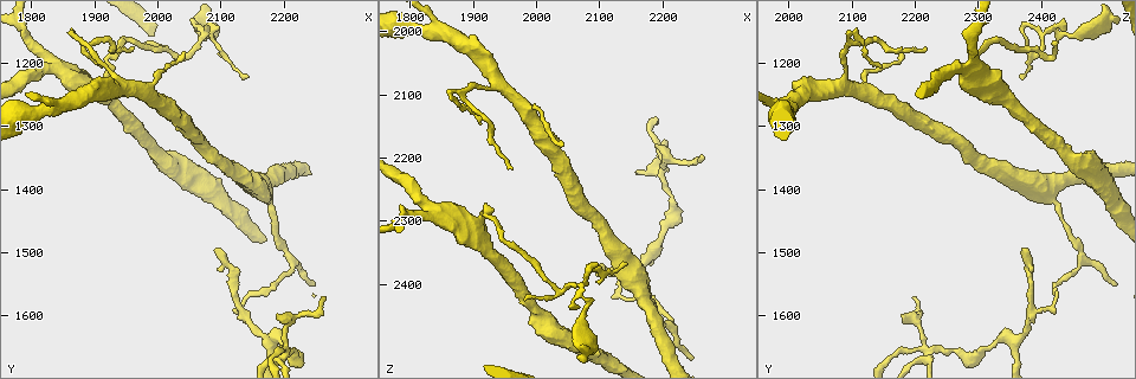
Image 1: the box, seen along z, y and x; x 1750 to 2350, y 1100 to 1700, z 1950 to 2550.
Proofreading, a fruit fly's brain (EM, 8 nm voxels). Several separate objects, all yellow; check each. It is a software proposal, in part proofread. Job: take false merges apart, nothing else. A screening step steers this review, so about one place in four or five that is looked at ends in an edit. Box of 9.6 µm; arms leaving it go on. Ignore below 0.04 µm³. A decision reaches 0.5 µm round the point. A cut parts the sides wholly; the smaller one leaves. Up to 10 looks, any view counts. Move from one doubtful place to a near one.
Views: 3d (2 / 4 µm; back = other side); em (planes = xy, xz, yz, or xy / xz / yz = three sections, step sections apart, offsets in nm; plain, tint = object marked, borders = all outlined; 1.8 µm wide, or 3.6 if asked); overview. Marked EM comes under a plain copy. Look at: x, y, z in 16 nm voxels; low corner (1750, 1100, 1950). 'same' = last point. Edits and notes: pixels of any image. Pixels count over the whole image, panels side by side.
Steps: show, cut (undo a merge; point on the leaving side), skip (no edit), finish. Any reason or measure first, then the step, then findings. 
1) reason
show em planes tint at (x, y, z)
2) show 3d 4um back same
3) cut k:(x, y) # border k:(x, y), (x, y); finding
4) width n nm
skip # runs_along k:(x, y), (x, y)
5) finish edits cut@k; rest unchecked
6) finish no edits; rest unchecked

looks like a crossing
show 3d 4um at (2200, 1650, 2225)

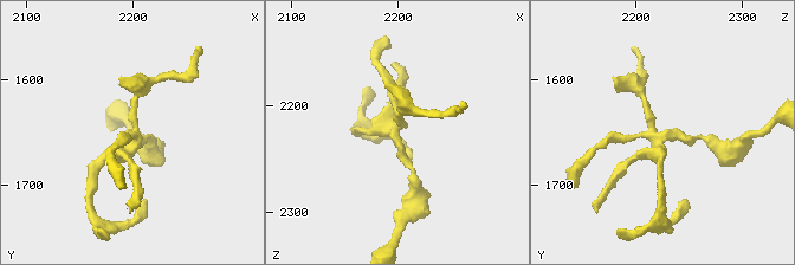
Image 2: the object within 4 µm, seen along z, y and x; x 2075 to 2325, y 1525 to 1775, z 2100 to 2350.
need the tissue
show em planes tint at (2200, 1656, 2222)

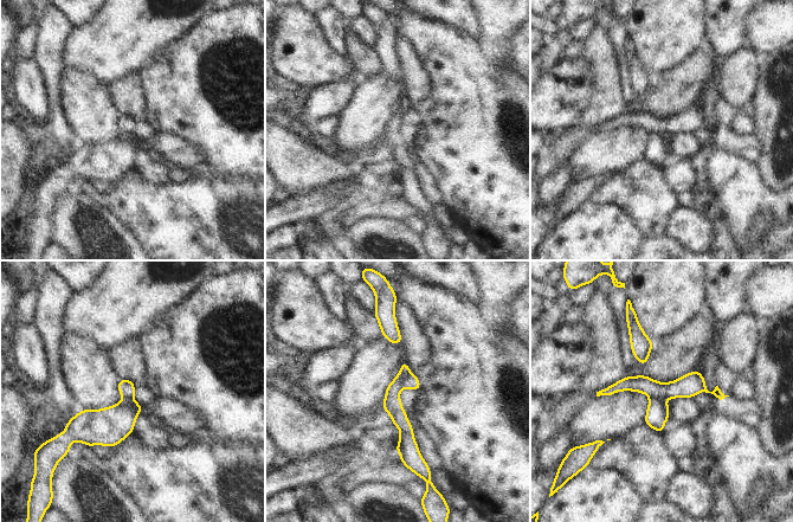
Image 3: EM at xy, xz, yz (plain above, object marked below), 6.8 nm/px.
cut 3:(412, 381) # border 3:(410, 373), (399, 387); a second cell is stuck on

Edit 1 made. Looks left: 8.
show overview

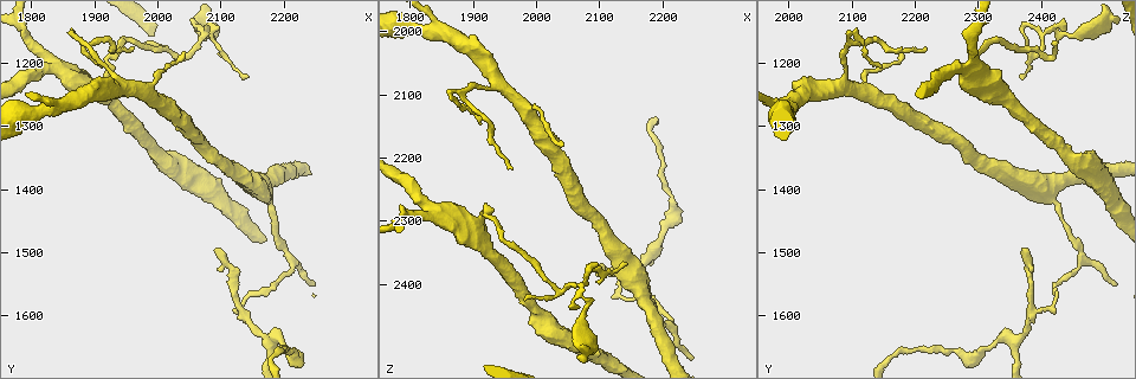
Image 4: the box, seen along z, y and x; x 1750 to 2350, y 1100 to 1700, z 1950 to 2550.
a fork
show 3d 4um at (2175, 1635, 2365)

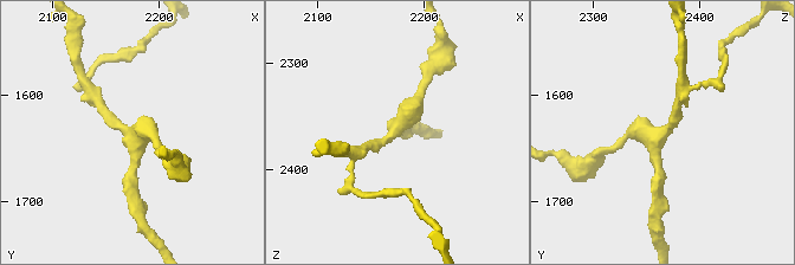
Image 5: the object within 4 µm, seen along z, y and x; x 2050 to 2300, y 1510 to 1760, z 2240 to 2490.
now the EM
show em 3.6um xz step 8 tint at (2174, 1638, 2360)

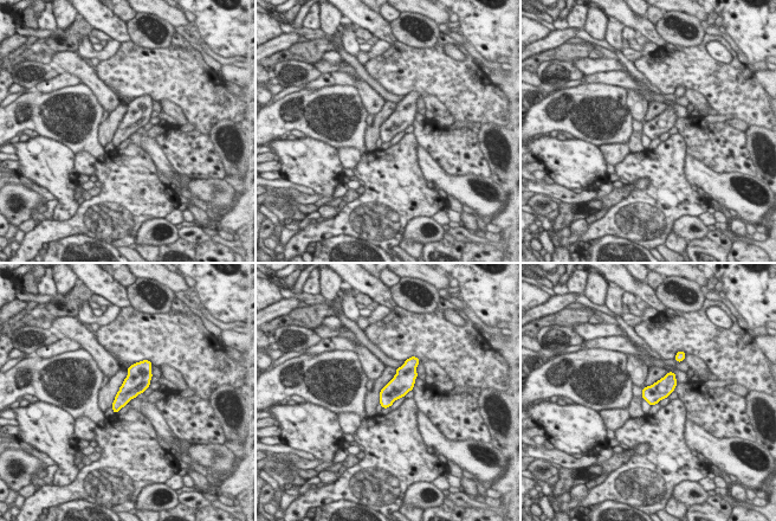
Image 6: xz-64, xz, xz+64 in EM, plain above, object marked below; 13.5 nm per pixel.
arms 3
skip # one cell here

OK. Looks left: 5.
abrupt turn
show em xz step 16 tint at (2210, 1515, 2465)

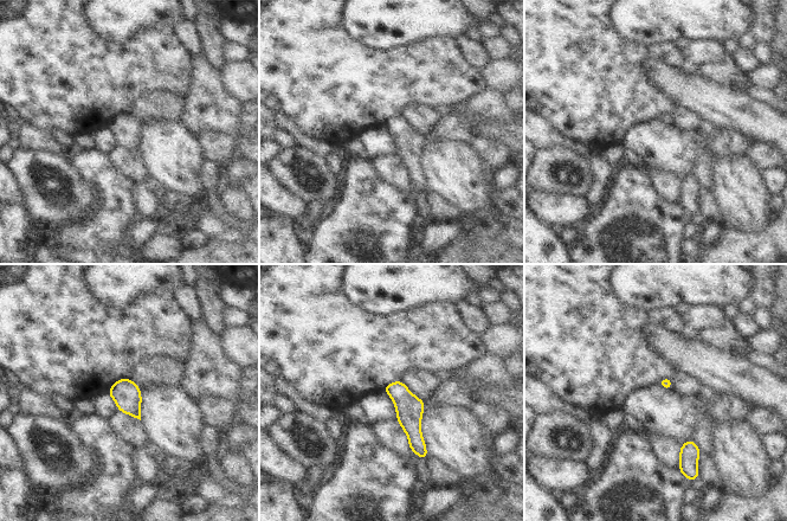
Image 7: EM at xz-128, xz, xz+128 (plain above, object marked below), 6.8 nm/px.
show em planes tint same

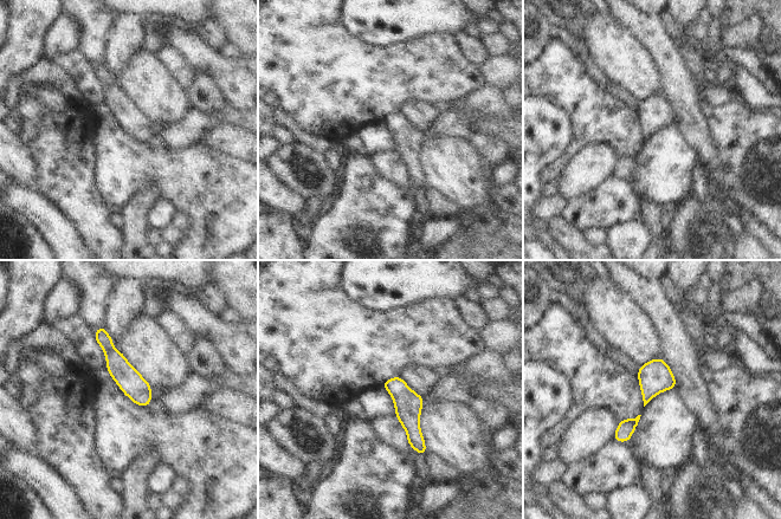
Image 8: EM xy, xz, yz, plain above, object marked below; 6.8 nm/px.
skip # runs_along 8:(102, 330), (118, 368), (144, 403); continuous, no second cell

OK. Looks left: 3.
finish edits cut@3; rest unchecked

